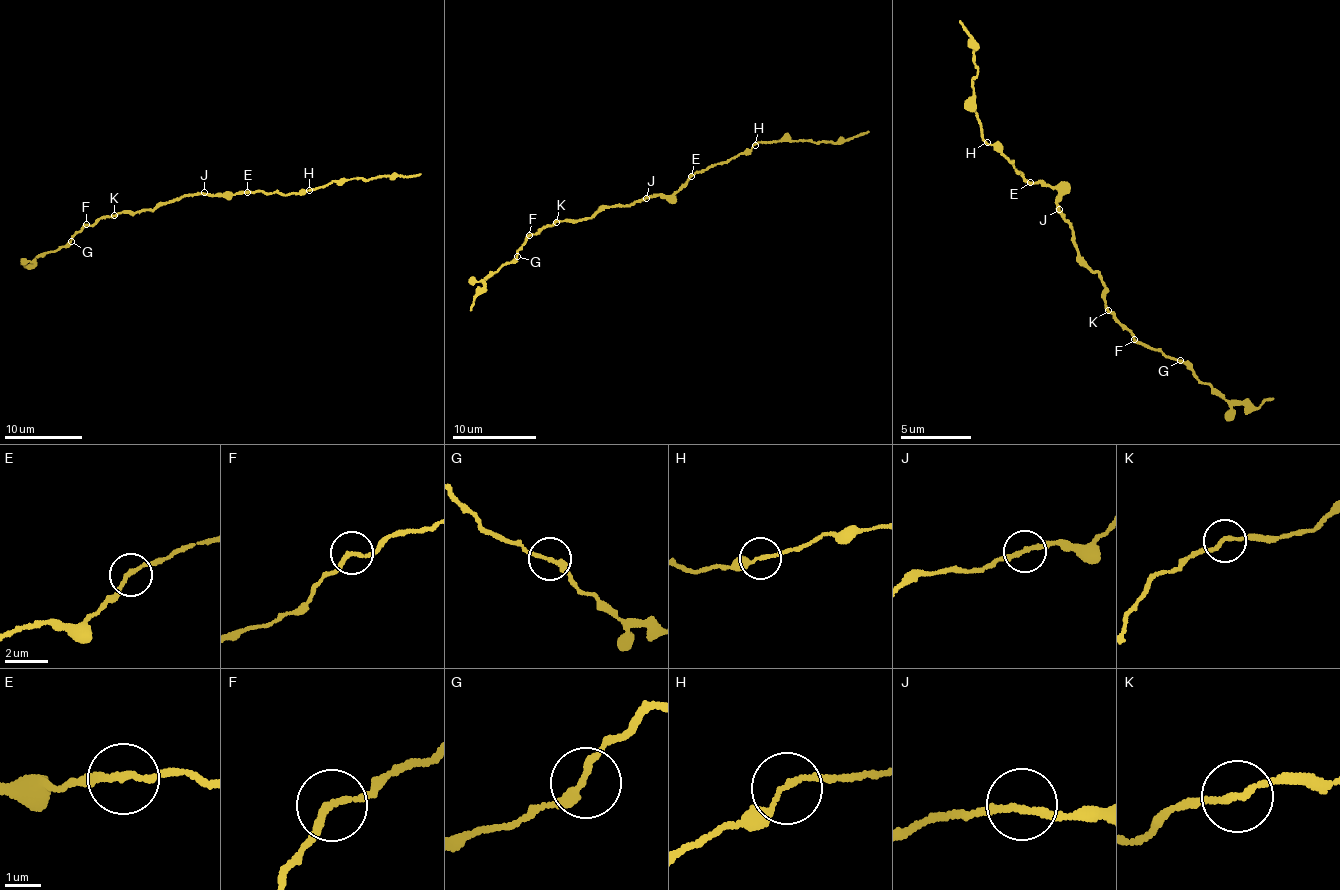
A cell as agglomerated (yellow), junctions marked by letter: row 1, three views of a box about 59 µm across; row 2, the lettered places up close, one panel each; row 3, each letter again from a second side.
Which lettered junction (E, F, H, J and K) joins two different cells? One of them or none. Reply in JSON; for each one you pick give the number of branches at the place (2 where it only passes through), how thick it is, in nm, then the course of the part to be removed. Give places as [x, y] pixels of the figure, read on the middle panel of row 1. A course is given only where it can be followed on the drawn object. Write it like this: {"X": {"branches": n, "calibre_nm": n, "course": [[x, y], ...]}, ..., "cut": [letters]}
{"F": {"branches": 2, "calibre_nm": 180, "course": [[529, 235], [517, 256], [483, 280], [471, 311]]}, "cut": ["F"]}

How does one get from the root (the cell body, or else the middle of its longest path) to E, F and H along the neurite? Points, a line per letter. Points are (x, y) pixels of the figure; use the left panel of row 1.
E: (204, 194), (226, 196), (241, 190), (247, 192)
F: (204, 194), (184, 195), (150, 209), (120, 212), (86, 225)
H: (204, 194), (226, 196), (241, 190), (290, 194), (310, 190)

